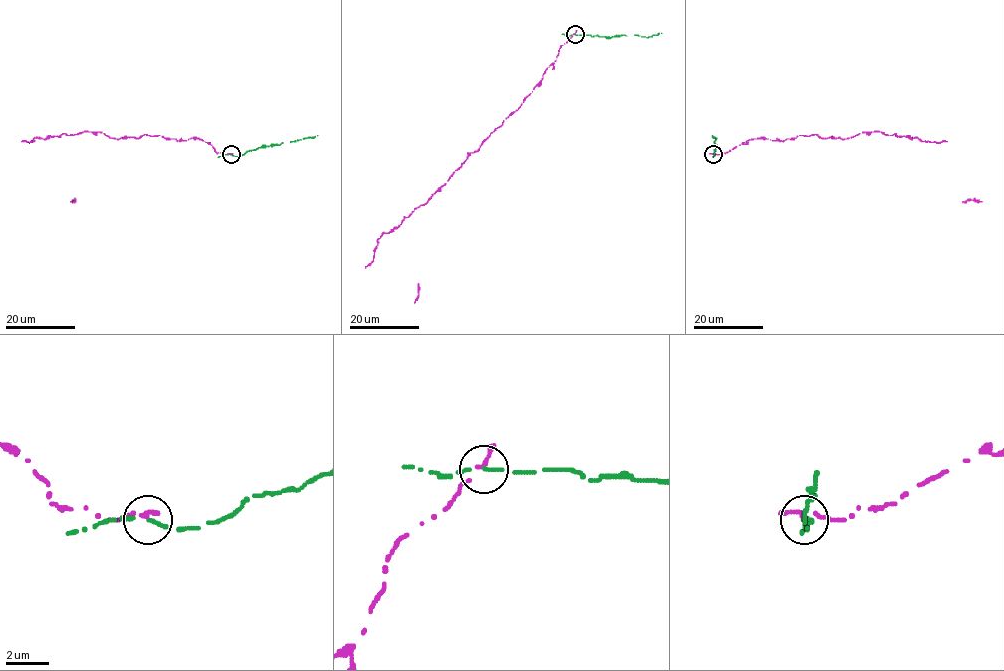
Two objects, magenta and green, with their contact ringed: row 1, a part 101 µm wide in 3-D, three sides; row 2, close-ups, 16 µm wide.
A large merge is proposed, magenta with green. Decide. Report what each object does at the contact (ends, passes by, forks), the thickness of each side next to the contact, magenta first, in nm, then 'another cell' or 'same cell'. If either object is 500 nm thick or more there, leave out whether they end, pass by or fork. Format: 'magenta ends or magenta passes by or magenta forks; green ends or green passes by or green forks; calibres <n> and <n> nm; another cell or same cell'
magenta ends; green ends; calibres 200 and 200 nm; another cell

